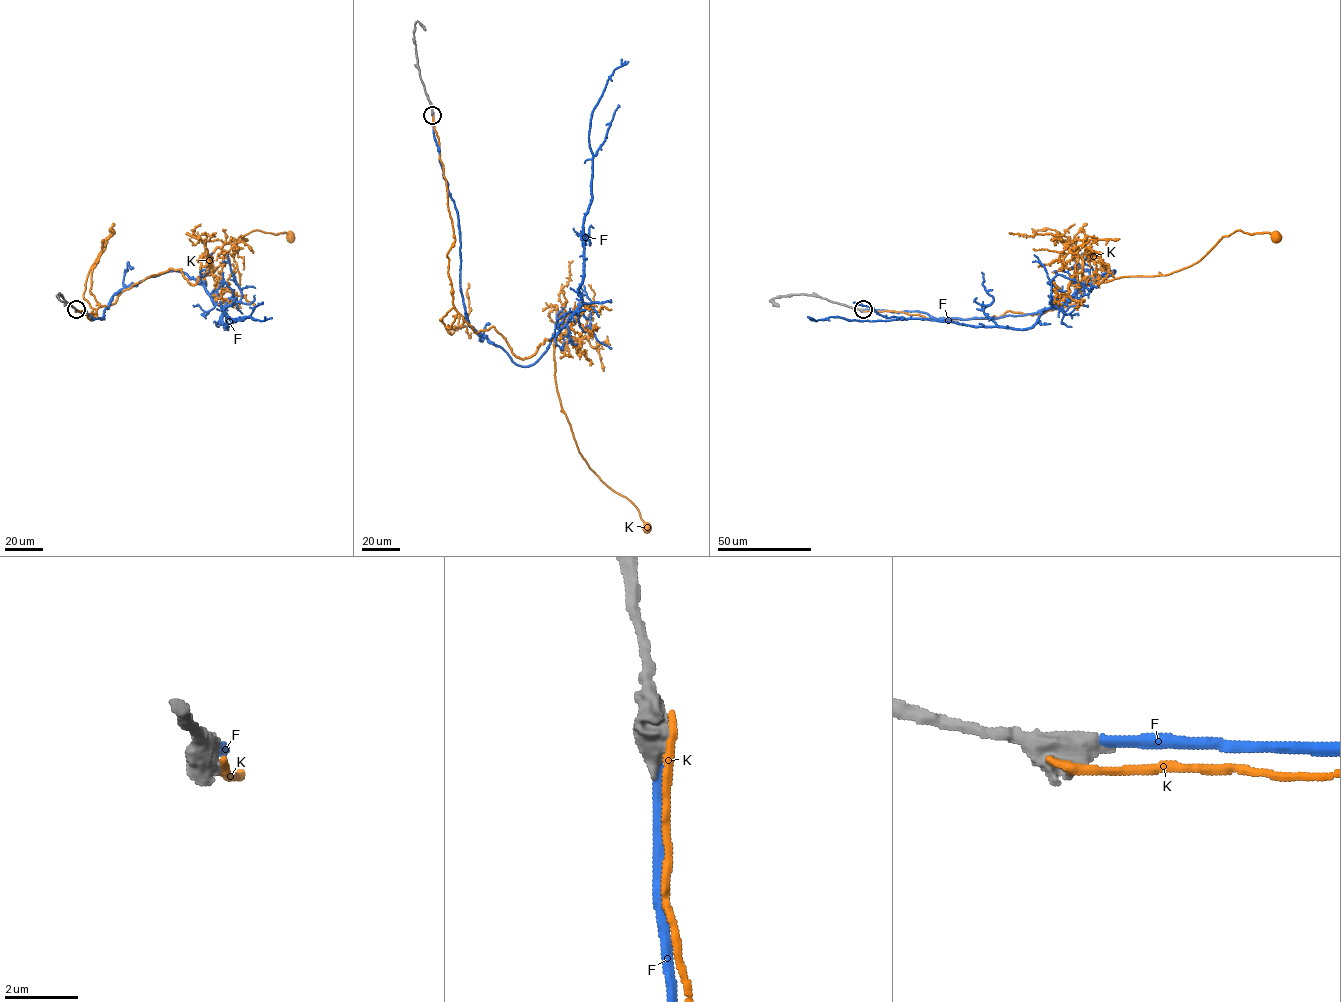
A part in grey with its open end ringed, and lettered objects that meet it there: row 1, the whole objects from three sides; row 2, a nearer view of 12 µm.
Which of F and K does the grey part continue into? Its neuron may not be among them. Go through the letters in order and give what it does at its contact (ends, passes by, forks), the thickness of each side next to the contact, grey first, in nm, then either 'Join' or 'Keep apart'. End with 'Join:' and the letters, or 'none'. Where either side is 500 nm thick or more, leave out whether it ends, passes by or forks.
F: Thickness 600 nm (grey) against 280 nm. Join
K: Thickness 850 nm (grey) against 300 nm. Keep apart
Join: F

